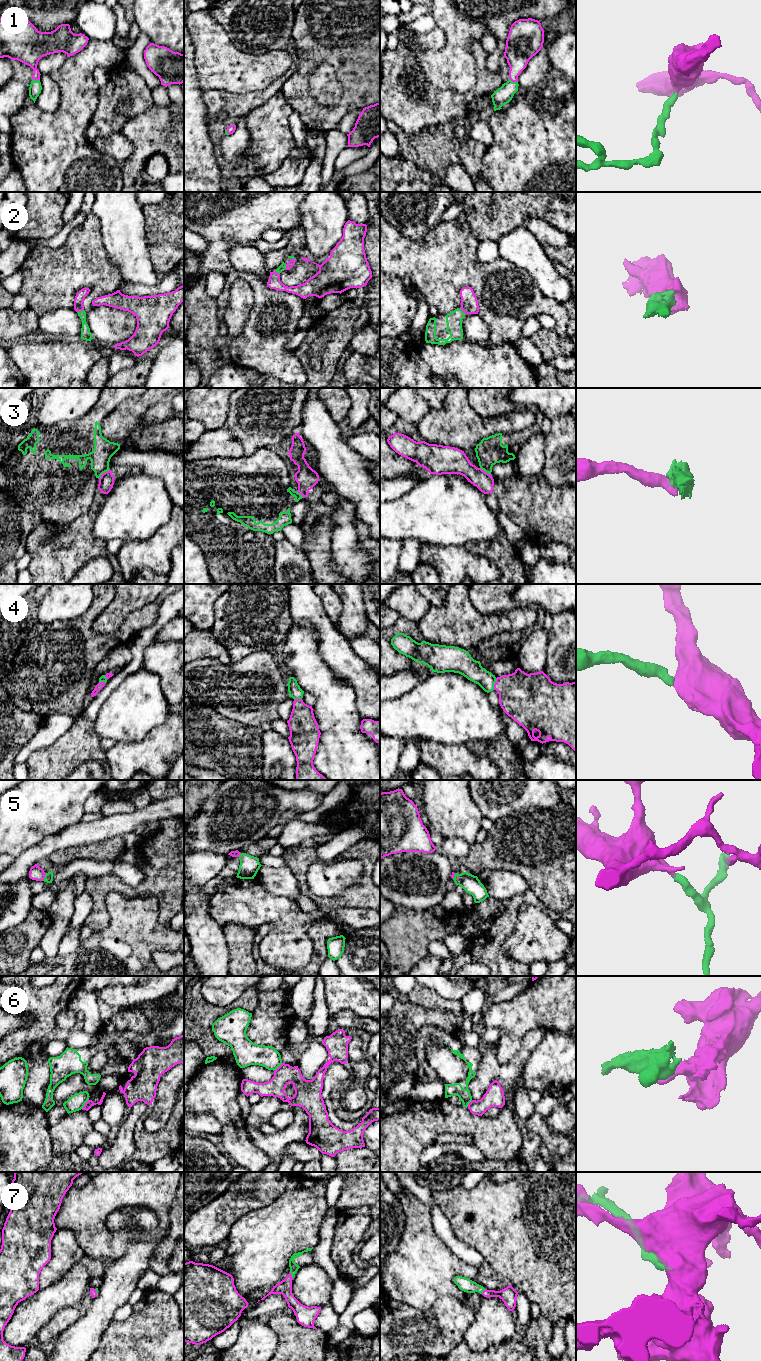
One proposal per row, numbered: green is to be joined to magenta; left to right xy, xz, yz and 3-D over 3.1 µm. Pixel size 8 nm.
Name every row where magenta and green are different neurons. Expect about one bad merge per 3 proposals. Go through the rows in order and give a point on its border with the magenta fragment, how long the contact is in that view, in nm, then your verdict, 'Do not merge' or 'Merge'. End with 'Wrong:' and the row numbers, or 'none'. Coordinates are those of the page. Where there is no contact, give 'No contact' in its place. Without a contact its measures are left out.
1: Touches magenta at yz (513, 81). Shared border 90 nm. Merge
2: Touches magenta at xy (80, 310). Shared border 70 nm. Merge
3: Touches magenta at xy (103, 473). Shared border 120 nm. Do not merge
4: Touches magenta at yz (494, 684). Shared border 100 nm. Merge
5: Touches magenta at xy (44, 877). Shared border 70 nm. Merge
6: Touches magenta at xy (85, 1103). Shared border 110 nm. Do not merge
7: Touches magenta at xz (291, 1275). Shared border 60 nm. Merge
Wrong: 3, 6

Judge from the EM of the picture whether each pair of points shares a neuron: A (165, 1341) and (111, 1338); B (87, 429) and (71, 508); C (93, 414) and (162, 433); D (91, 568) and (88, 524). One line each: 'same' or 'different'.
A: same
B: same
C: different
D: different

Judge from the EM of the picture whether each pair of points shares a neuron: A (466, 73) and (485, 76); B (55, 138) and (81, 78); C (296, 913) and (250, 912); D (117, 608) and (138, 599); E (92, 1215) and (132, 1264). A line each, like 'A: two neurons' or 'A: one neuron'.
A: two neurons
B: one neuron
C: one neuron
D: one neuron
E: two neurons

